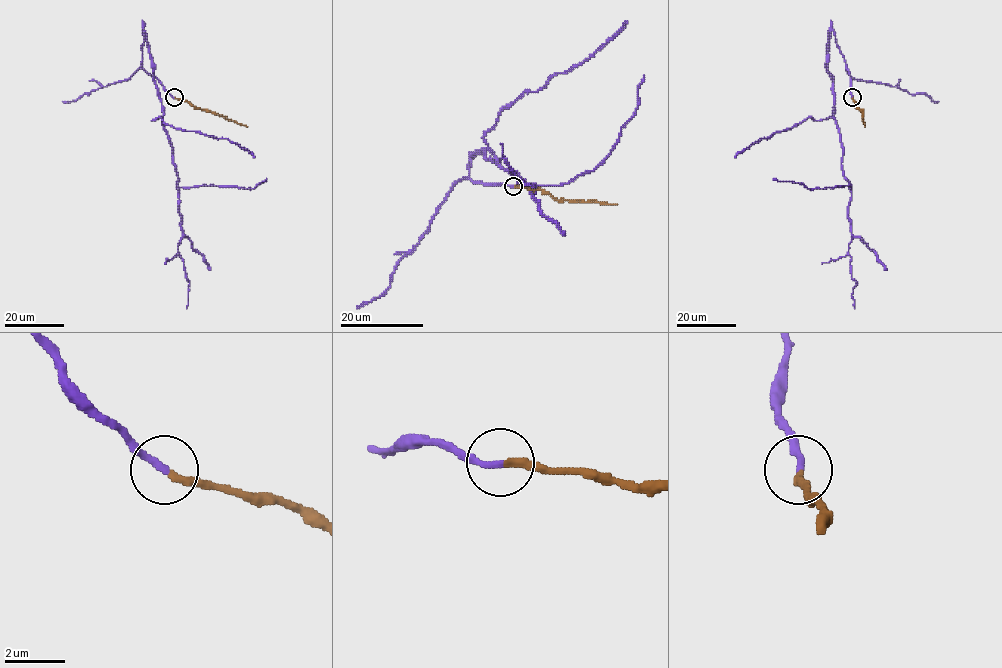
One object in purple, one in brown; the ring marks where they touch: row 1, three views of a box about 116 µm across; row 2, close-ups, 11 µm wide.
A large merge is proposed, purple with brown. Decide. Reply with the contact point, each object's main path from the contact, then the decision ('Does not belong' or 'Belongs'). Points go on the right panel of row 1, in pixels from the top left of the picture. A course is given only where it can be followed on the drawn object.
Place: (852, 97). Course of purple: (852, 97), (849, 72), (832, 28), (827, 72), (843, 173), (851, 187), (808, 189), (773, 179). Course of brown: (852, 98), (854, 105), (861, 111), (864, 126). Does not belong

